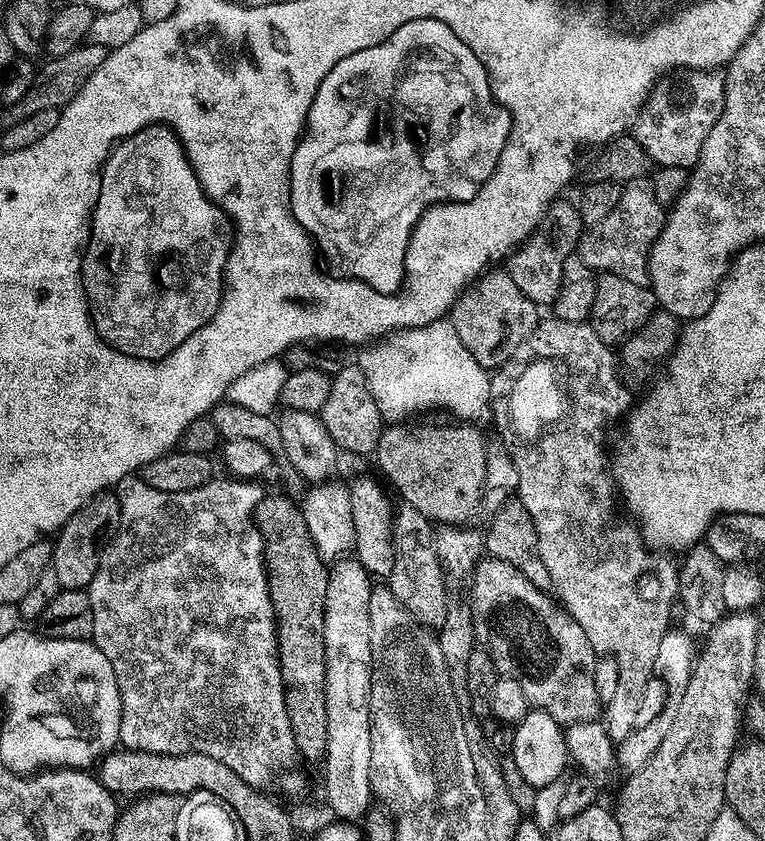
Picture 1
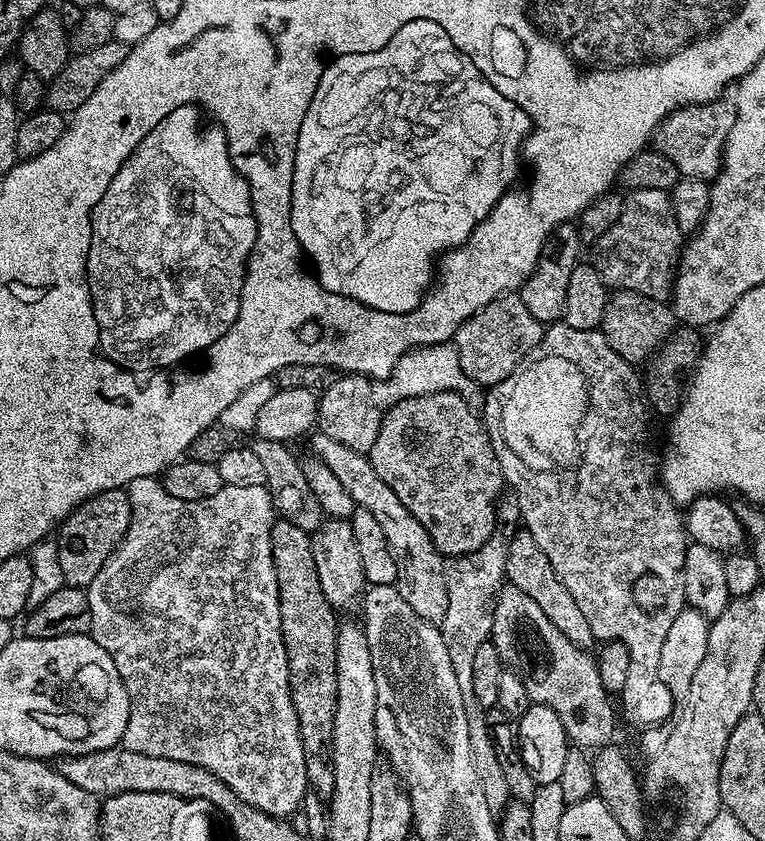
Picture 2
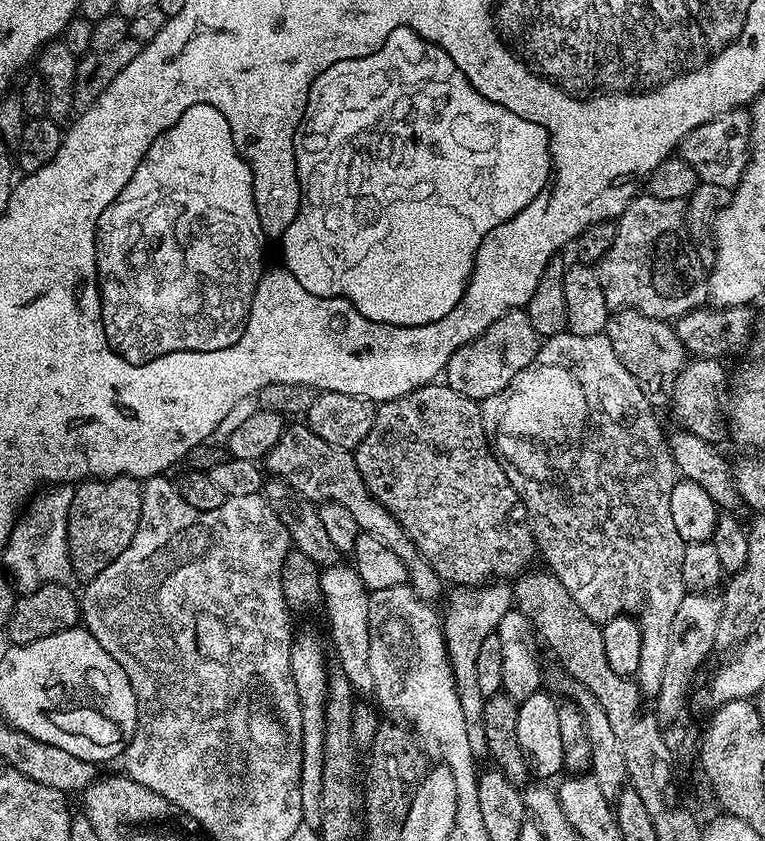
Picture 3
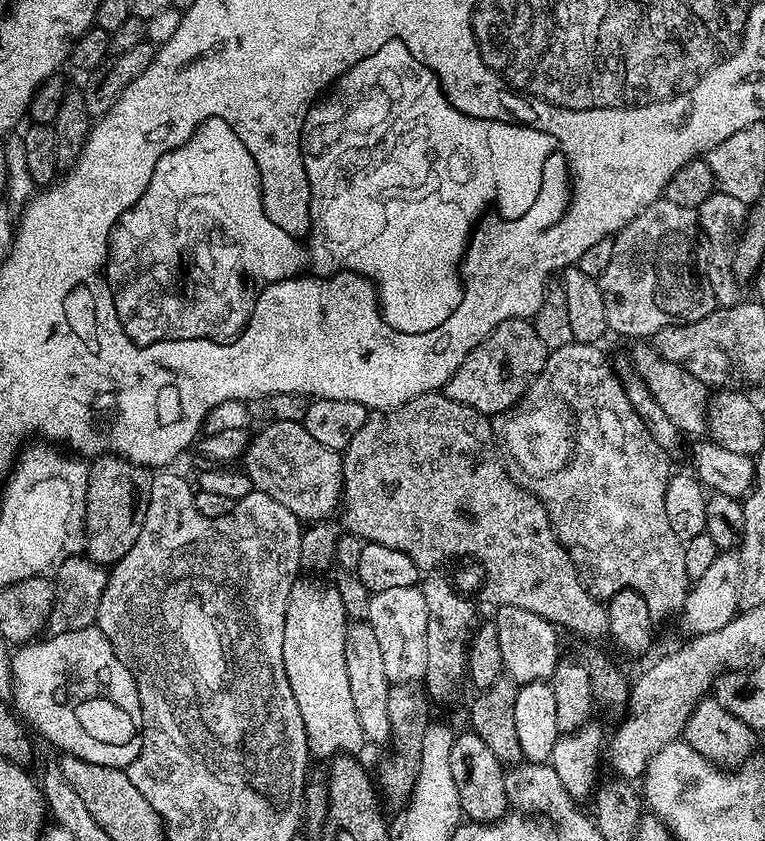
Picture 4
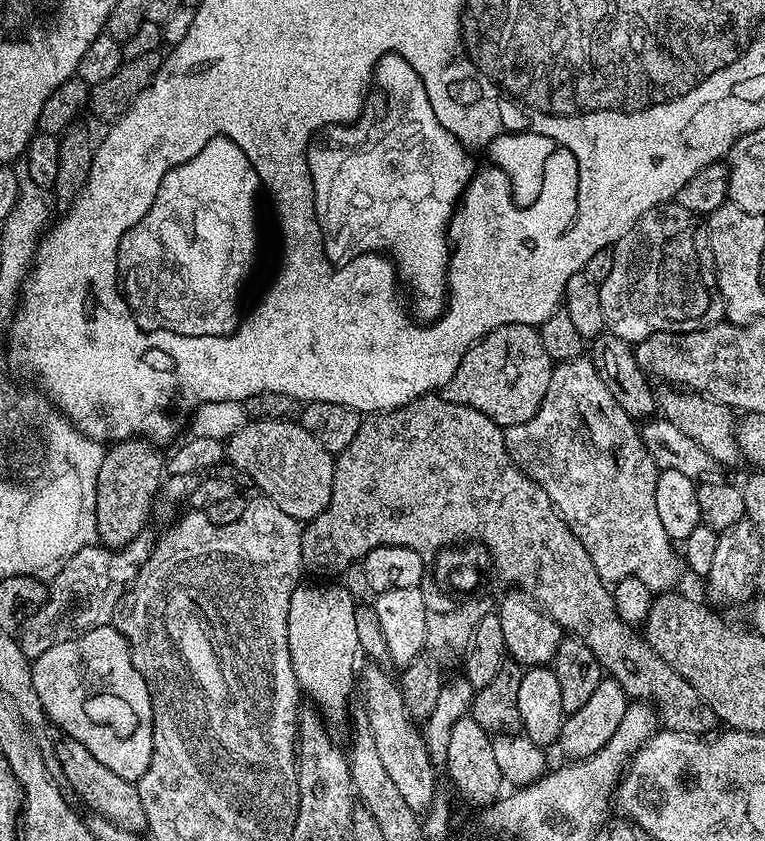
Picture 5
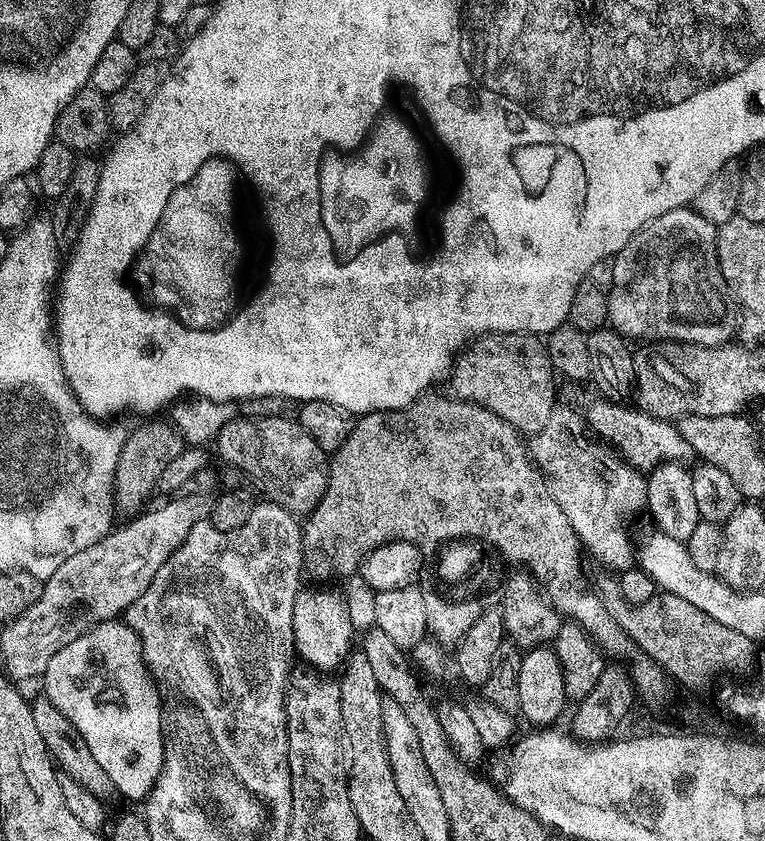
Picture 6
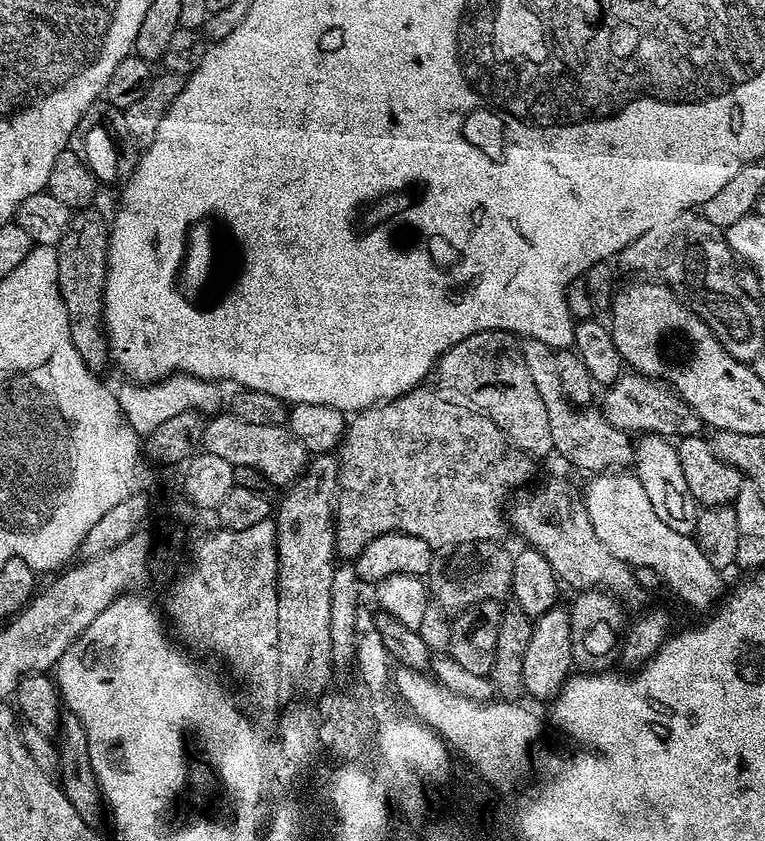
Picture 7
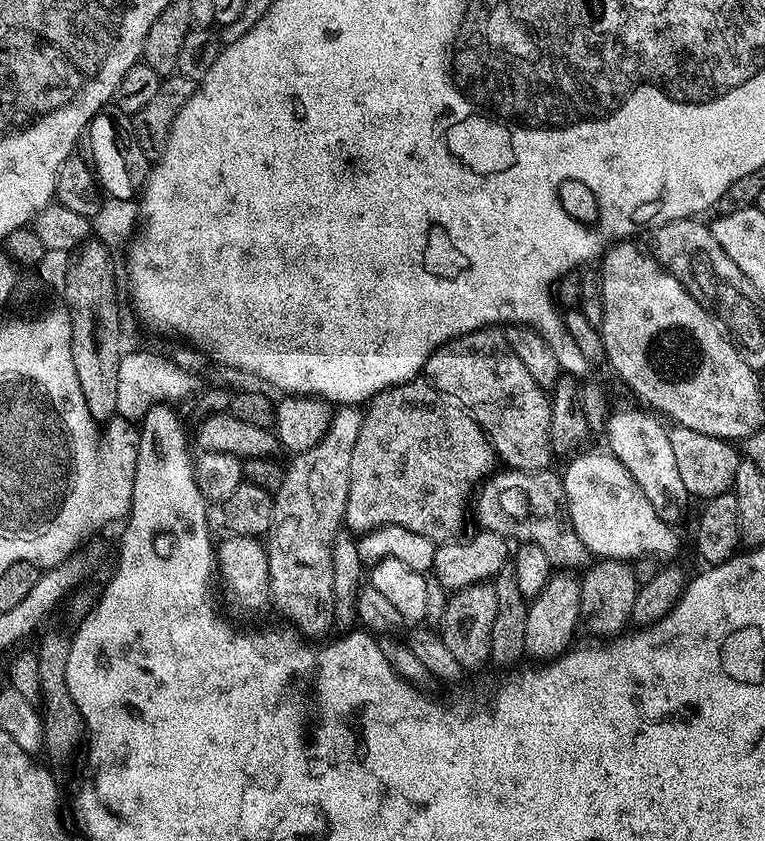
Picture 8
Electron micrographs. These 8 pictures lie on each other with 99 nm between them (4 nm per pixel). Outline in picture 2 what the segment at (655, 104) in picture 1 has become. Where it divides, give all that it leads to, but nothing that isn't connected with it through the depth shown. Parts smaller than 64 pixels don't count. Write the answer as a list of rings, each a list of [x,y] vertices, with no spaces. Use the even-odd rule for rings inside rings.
[[[717,98],[708,104],[687,104],[684,108],[675,108],[657,128],[655,151],[666,154],[666,158],[678,166],[681,177],[711,182],[720,173],[720,163],[724,161],[724,143],[736,117],[735,99],[724,99]]]

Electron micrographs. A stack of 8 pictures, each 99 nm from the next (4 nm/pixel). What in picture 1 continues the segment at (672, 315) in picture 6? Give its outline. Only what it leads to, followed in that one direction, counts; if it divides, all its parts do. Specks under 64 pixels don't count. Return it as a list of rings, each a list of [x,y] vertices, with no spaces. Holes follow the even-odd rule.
[[[641,178],[628,181],[621,187],[618,206],[614,206],[614,210],[610,210],[610,214],[606,214],[606,218],[602,218],[602,222],[585,227],[578,245],[578,254],[582,258],[582,262],[586,262],[586,266],[590,266],[597,274],[609,272],[610,274],[618,274],[622,278],[630,278],[630,282],[647,285],[648,251],[651,250],[652,243],[664,225],[665,215],[665,205],[661,204],[658,198],[654,198],[651,179]]]

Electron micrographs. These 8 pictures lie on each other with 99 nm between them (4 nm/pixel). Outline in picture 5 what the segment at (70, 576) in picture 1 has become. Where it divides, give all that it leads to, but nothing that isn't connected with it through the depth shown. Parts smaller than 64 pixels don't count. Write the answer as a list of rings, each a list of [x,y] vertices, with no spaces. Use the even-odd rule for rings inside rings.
[[[143,438],[115,441],[105,451],[102,467],[98,470],[98,490],[96,491],[96,517],[98,526],[96,535],[99,543],[113,550],[124,548],[135,536],[141,535],[148,524],[148,515],[152,512],[152,503],[162,488],[162,477],[166,472],[165,453],[155,452],[153,445]]]

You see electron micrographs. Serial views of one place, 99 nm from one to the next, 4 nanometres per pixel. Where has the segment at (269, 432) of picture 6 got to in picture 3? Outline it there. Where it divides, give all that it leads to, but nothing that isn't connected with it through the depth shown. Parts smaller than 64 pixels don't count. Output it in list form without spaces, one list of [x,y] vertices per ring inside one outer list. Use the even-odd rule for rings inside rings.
[[[292,422],[284,429],[284,433],[274,442],[274,446],[268,451],[266,468],[273,477],[279,478],[292,489],[297,497],[308,502],[331,502],[346,506],[350,510],[354,522],[358,522],[361,532],[370,534],[382,542],[382,546],[390,546],[408,571],[408,587],[418,594],[420,600],[436,602],[440,596],[442,581],[439,574],[422,558],[422,554],[414,546],[414,542],[402,530],[402,526],[386,510],[386,506],[379,504],[370,494],[370,490],[362,482],[362,474],[356,465],[356,457],[349,449],[330,446],[318,434],[308,429],[307,423]],[[300,423],[300,424],[296,424]],[[268,464],[268,468],[267,468]]]

